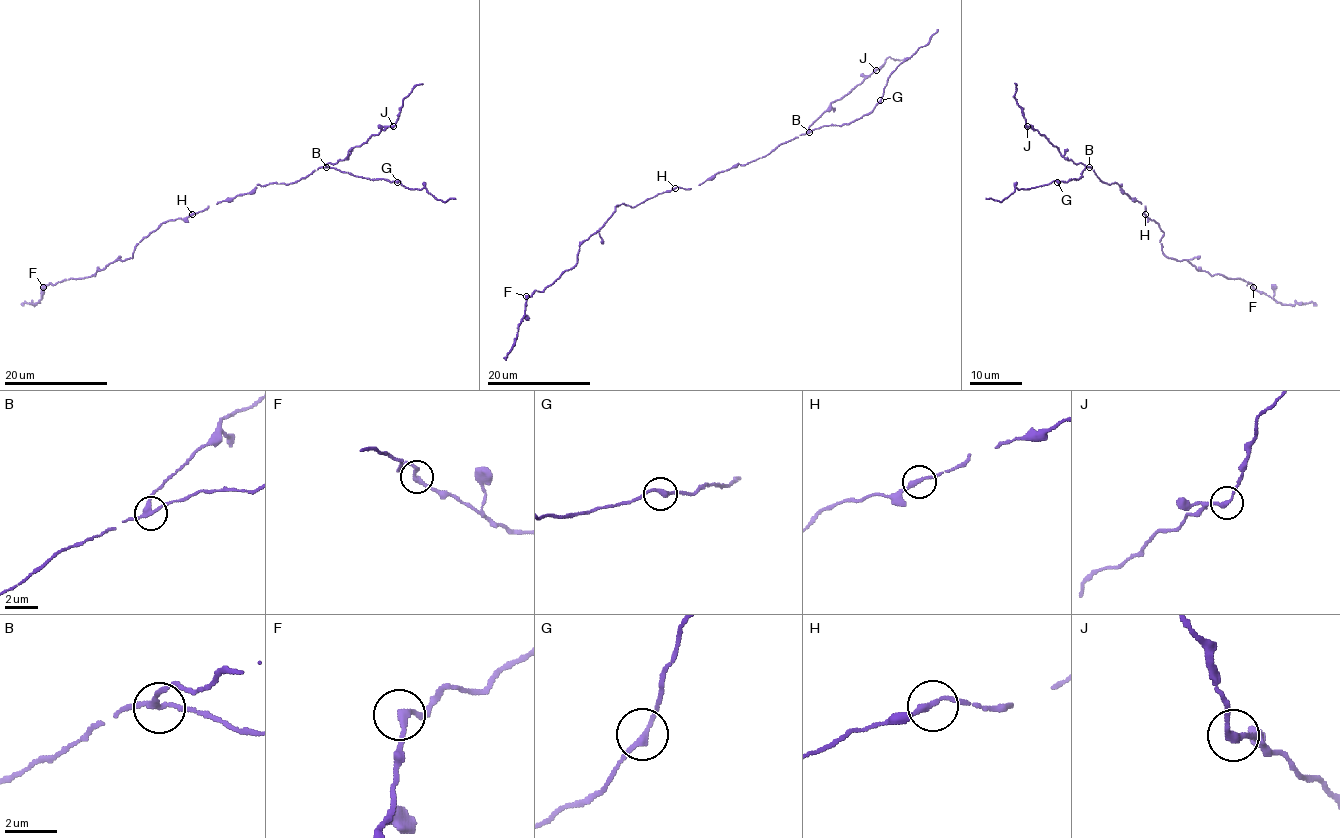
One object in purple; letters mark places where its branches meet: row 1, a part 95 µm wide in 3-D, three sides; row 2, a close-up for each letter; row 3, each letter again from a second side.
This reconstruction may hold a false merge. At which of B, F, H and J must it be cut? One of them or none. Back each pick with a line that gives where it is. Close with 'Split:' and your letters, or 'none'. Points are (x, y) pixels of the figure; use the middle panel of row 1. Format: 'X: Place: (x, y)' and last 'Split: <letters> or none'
B: Place: (809, 132)
Split: B

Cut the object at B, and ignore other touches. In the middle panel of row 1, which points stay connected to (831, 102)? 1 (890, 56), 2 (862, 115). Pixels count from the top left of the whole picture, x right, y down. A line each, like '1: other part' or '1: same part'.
1: same part
2: other part

